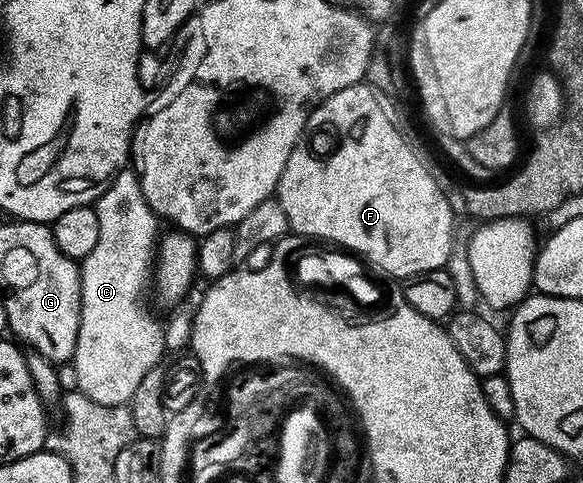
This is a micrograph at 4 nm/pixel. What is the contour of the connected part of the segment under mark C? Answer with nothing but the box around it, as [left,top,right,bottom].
[71,169,167,406]

